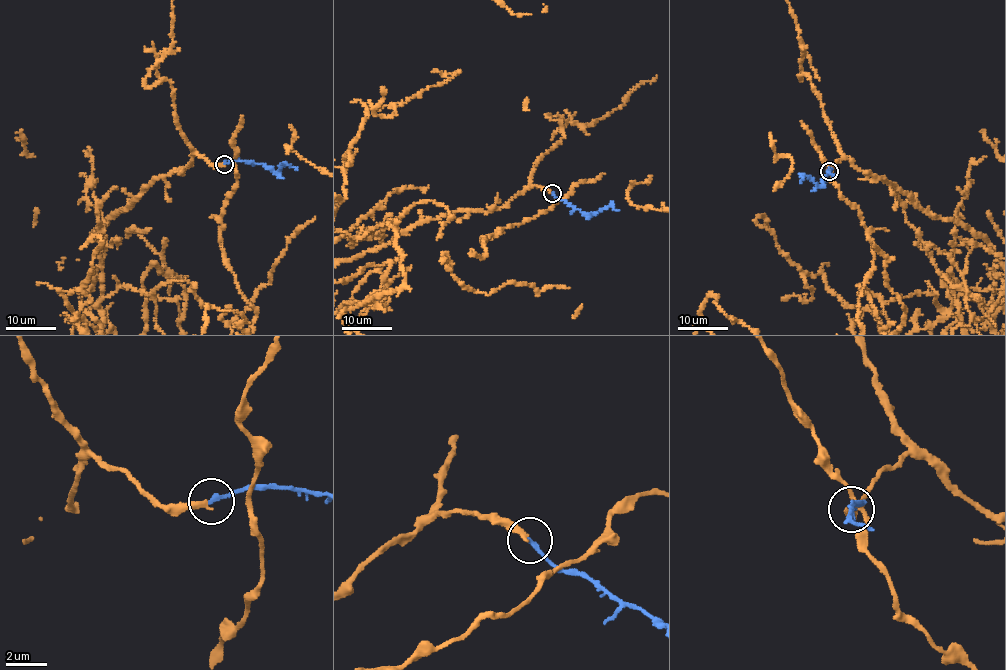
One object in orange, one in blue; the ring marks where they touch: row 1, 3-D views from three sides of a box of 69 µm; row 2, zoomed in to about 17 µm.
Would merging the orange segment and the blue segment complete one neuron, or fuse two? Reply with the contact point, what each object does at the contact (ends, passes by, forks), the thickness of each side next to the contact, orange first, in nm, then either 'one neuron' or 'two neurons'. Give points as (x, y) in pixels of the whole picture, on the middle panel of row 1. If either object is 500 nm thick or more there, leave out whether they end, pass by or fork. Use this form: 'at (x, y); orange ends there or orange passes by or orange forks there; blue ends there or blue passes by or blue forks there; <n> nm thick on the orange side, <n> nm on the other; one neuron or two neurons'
at (552, 193); orange ends there; blue ends there; 320 nm thick on the orange side, 220 nm on the other; one neuron

